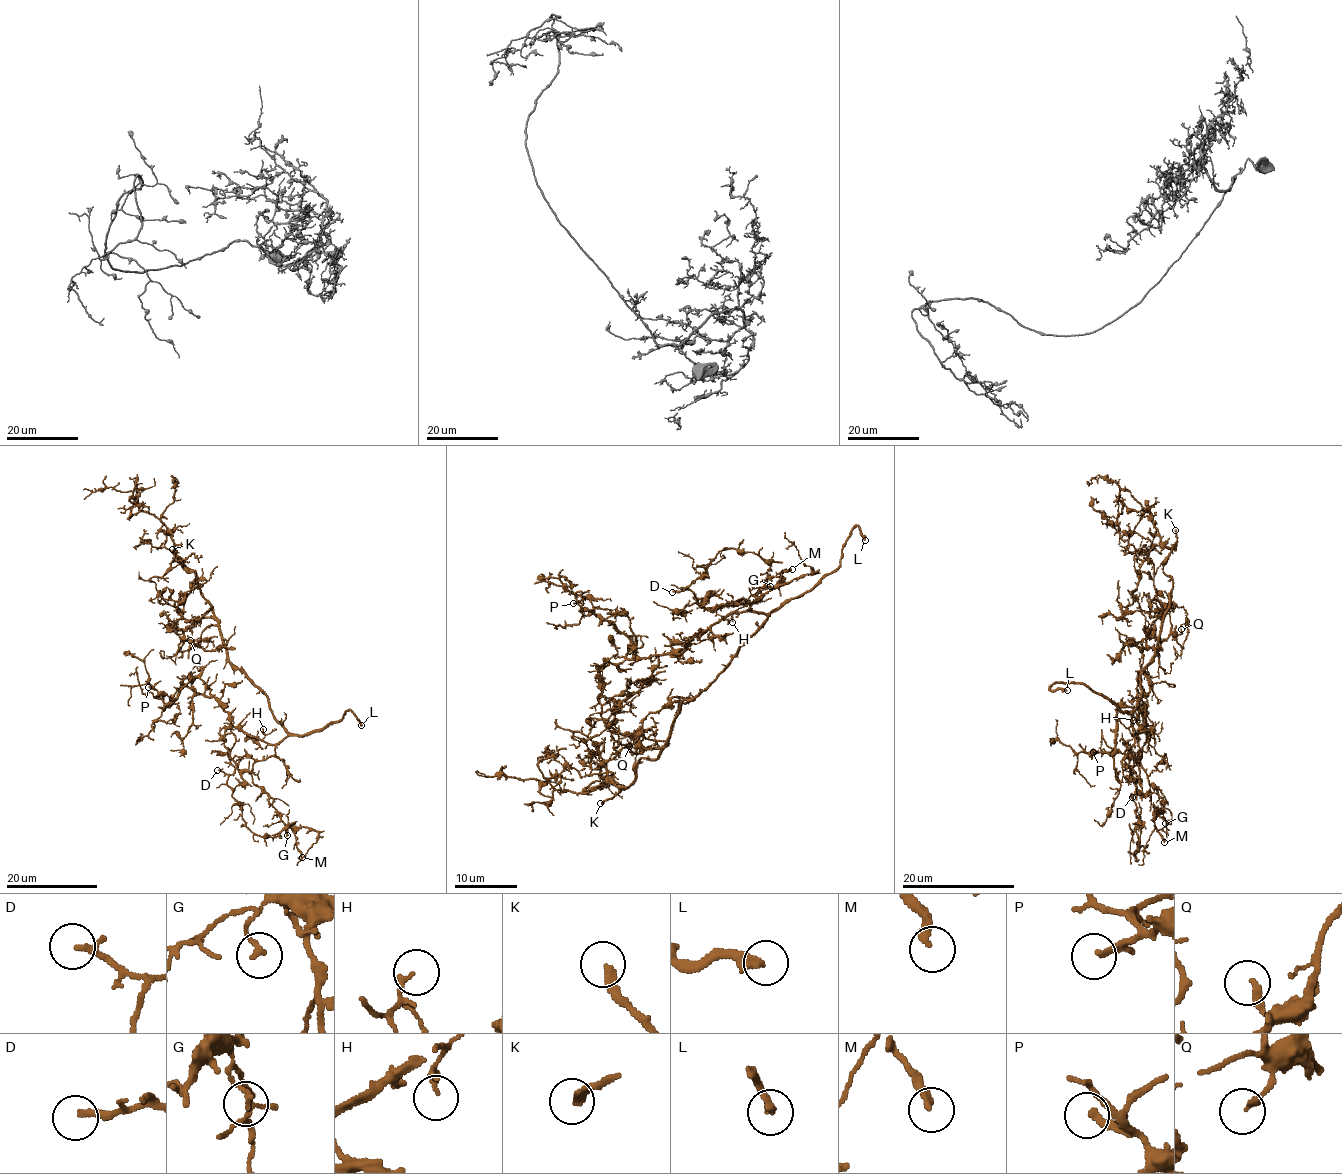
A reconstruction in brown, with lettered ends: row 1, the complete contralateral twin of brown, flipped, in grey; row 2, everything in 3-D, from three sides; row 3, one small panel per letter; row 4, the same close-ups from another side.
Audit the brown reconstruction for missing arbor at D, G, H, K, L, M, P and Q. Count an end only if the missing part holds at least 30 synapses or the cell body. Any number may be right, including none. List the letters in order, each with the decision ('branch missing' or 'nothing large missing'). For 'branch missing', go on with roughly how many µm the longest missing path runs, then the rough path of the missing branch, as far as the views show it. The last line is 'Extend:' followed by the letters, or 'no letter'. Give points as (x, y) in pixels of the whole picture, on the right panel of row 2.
D: branch missing | 30 µm | (1132, 797), (1131, 825), (1121, 848), (1112, 848), (1100, 857), (1085, 845), (1082, 851), (1093, 870)
G: nothing large missing
H: nothing large missing
K: branch missing | 60 µm
L: branch missing | 70 µm
M: nothing large missing
P: branch missing | 20 µm | (1093, 752), (1091, 775), (1088, 769), (1092, 764), (1088, 770)
Q: nothing large missing
Extend: D, K, L, P

